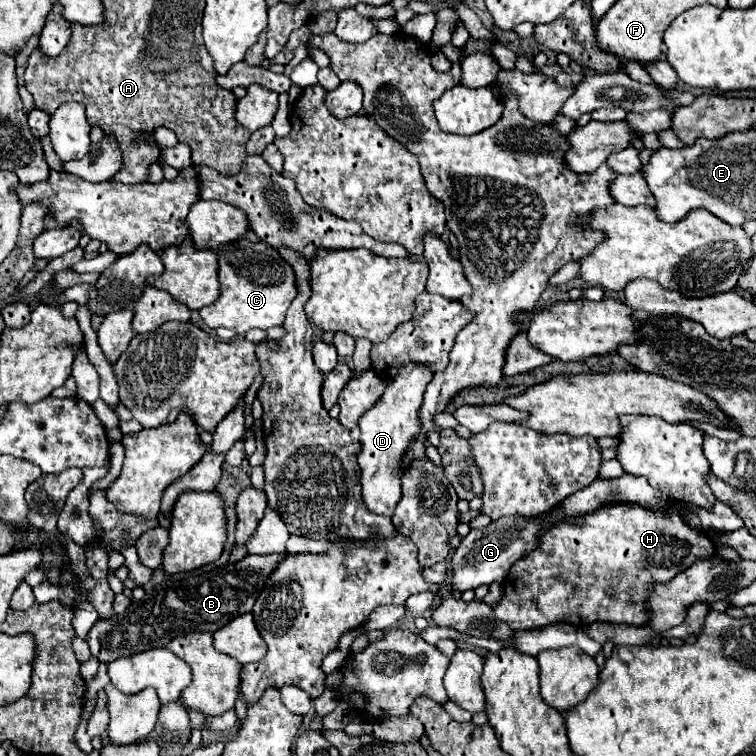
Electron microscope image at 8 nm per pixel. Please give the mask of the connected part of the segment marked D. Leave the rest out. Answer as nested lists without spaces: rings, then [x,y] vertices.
[[[408,363],[400,373],[386,385],[382,397],[360,417],[362,429],[362,451],[358,455],[358,465],[362,469],[362,495],[370,511],[378,515],[392,517],[396,503],[400,501],[400,479],[404,475],[402,455],[410,447],[414,435],[420,431],[418,409],[422,405],[422,395],[426,385],[432,381],[432,371],[420,363]]]

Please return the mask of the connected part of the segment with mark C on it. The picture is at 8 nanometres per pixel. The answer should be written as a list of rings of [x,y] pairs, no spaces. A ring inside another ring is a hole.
[[[244,237],[222,245],[218,249],[218,261],[222,295],[212,305],[200,309],[200,317],[210,329],[226,327],[244,335],[254,327],[270,329],[284,323],[284,313],[296,297],[296,275],[276,249]]]

